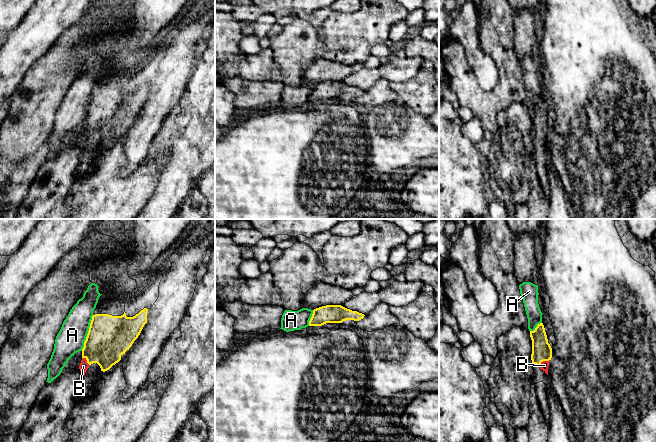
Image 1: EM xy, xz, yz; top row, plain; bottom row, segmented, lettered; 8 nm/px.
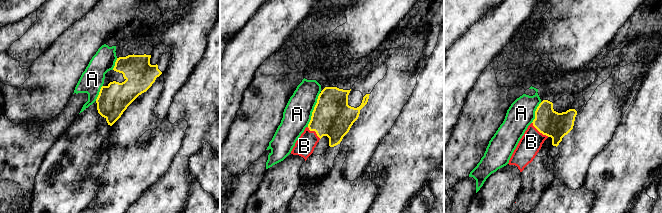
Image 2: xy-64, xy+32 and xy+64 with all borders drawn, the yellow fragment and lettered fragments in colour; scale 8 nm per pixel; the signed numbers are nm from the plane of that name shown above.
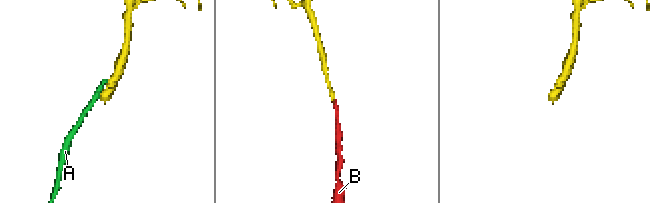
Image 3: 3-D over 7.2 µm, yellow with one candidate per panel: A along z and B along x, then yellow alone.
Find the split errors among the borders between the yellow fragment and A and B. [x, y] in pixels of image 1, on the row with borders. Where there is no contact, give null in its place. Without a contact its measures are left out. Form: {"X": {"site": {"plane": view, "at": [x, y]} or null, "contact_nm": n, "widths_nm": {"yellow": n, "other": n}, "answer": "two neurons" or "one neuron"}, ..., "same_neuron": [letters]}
{"A": {"site": {"plane": "xy", "at": [88, 333]}, "contact_nm": 300, "widths_nm": {"yellow": 340, "other": 220}, "answer": "two neurons"}, "B": {"site": {"plane": "yz", "at": [543, 360]}, "contact_nm": 110, "widths_nm": {"yellow": 160, "other": 70}, "answer": "one neuron"}, "same_neuron": ["B"]}

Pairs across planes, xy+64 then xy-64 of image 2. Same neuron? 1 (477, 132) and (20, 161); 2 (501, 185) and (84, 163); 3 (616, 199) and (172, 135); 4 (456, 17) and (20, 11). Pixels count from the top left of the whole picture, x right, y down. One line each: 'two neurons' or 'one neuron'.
1: two neurons
2: one neuron
3: two neurons
4: one neuron

